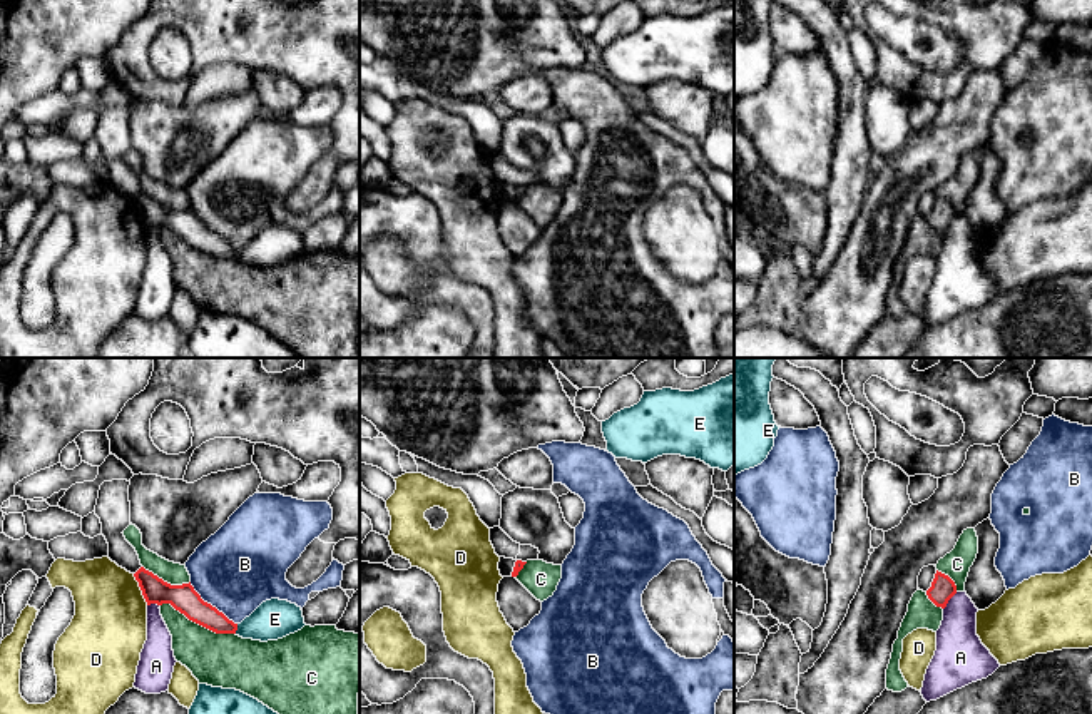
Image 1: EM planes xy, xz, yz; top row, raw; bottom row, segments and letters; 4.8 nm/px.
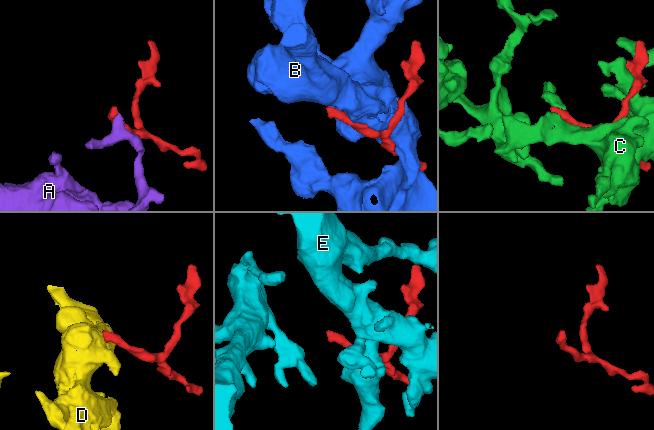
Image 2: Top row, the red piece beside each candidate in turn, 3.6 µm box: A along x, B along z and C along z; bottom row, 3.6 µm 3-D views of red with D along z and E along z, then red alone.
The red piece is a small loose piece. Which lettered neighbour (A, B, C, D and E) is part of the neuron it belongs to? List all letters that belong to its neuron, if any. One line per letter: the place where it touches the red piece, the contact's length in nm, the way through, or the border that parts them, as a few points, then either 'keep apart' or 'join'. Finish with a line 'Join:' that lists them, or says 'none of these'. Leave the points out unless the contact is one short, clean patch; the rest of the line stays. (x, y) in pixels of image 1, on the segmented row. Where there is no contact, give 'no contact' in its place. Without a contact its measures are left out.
A: yz (949, 599) | 110 nm | along yz (957, 592), (944, 609) | keep apart
B: xy (209, 604) | 300 nm | keep apart
C: xy (198, 622) | 380 nm | keep apart
D: xy (141, 589) | 170 nm | along xy (132, 574), (147, 604) | keep apart
E: xy (236, 629) | 50 nm | along xy (238, 624), (234, 632) | keep apart
Join: none of these

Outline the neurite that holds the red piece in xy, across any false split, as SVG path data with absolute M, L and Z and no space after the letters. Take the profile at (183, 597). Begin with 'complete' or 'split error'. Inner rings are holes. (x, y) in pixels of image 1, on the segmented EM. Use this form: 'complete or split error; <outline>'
split error; M112 480L104 482L99 490L94 512L100 518L102 535L109 543L109 558L135 577L147 605L171 604L189 620L216 634L236 634L237 624L204 602L191 582L171 585L140 565L135 548L122 533L130 525L129 485L127 480Z

